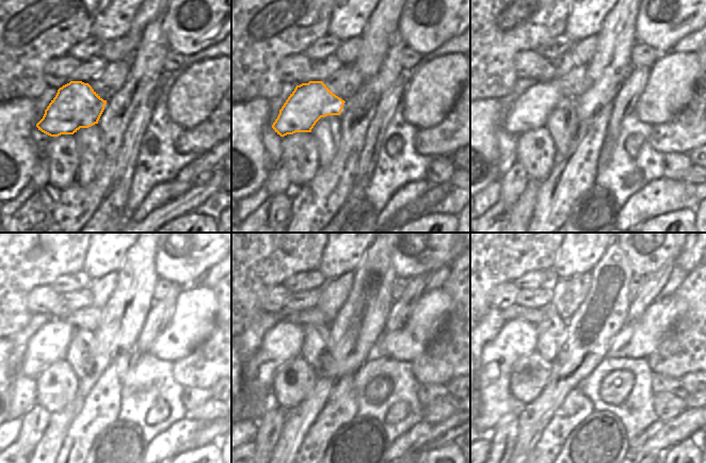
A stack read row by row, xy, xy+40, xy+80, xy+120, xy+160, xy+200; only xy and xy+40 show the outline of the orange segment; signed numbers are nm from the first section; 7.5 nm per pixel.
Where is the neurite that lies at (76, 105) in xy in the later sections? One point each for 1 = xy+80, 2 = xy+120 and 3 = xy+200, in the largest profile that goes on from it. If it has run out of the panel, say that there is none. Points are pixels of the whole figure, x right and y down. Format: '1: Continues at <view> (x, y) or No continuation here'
1: Continues at xy+80 (530, 111)
2: Continues at xy+120 (49, 344)
3: Continues at xy+200 (516, 338).

